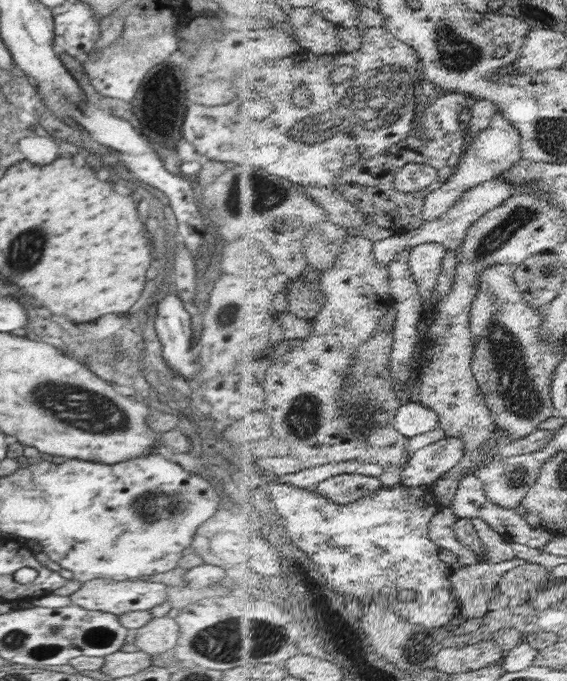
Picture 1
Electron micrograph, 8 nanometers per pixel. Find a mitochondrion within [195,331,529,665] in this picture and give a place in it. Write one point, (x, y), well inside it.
(302, 418)

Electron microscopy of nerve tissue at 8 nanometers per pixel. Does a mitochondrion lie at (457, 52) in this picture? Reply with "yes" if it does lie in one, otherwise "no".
yes

